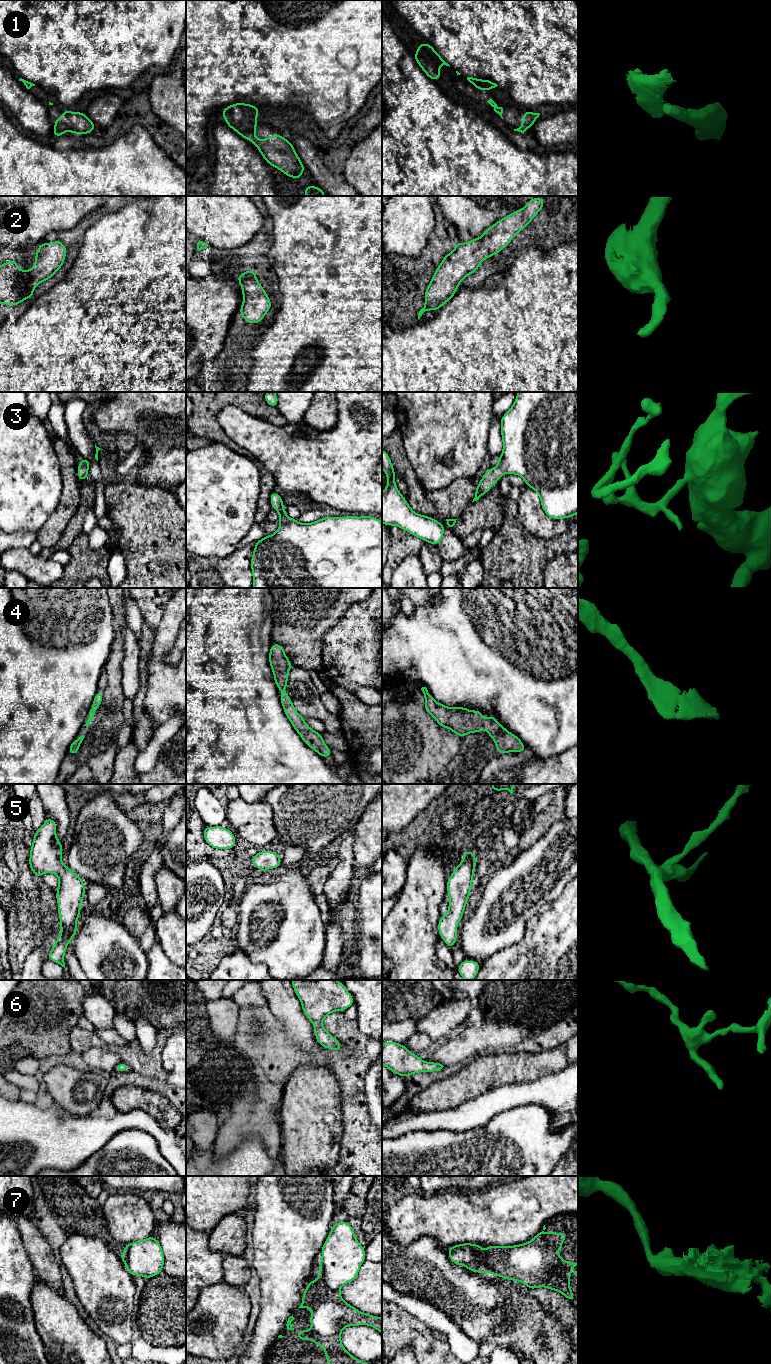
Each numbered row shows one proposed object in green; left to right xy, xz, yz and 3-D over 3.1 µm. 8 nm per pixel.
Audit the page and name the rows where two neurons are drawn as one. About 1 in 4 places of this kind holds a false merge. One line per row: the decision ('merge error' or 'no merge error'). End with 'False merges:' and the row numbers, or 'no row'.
1: no merge error
2: no merge error
3: no merge error
4: no merge error
5: no merge error
6: no merge error
7: merge error
False merges: 7

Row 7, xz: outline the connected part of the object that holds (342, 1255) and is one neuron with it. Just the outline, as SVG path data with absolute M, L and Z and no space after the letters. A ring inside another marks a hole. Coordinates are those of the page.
M347 1222L334 1223L321 1249L320 1264L324 1269L325 1283L334 1290L352 1282L365 1261L365 1248L355 1237Z

